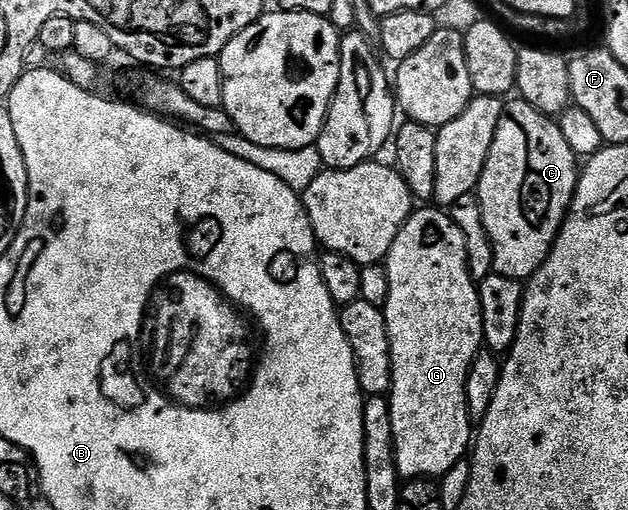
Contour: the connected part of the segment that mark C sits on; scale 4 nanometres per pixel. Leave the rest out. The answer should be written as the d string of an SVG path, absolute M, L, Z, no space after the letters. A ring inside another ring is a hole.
M510 100L502 106L500 127L496 127L496 139L492 139L492 151L488 151L488 163L476 192L484 211L484 227L494 248L494 272L501 277L525 282L548 259L550 249L562 230L562 222L566 219L578 186L580 161L574 156L572 147L568 147L564 135L560 135L557 120L536 111L536 107L527 101Z

